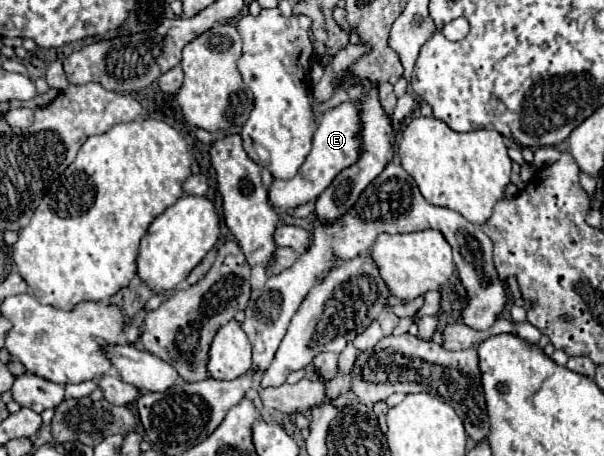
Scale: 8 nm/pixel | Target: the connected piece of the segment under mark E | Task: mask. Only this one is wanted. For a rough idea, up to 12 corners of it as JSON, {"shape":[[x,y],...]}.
{"shape":[[358,107],[320,117],[292,179],[270,185],[274,209],[316,201],[358,159]]}

